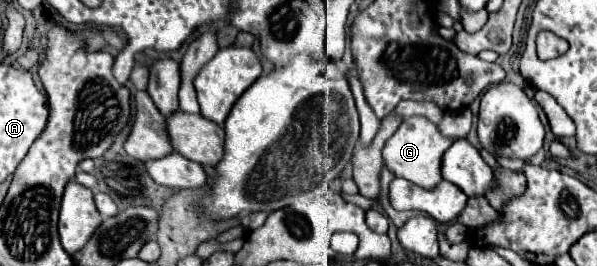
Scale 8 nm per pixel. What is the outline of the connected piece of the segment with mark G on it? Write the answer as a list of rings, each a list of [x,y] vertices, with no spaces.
[[[413,116],[401,122],[397,132],[385,142],[381,154],[387,170],[393,172],[397,178],[405,178],[421,188],[433,188],[437,182],[441,182],[439,160],[443,156],[443,150],[447,150],[447,146],[451,146],[451,142],[447,142],[447,138],[439,134],[433,122],[427,122],[427,118]]]

